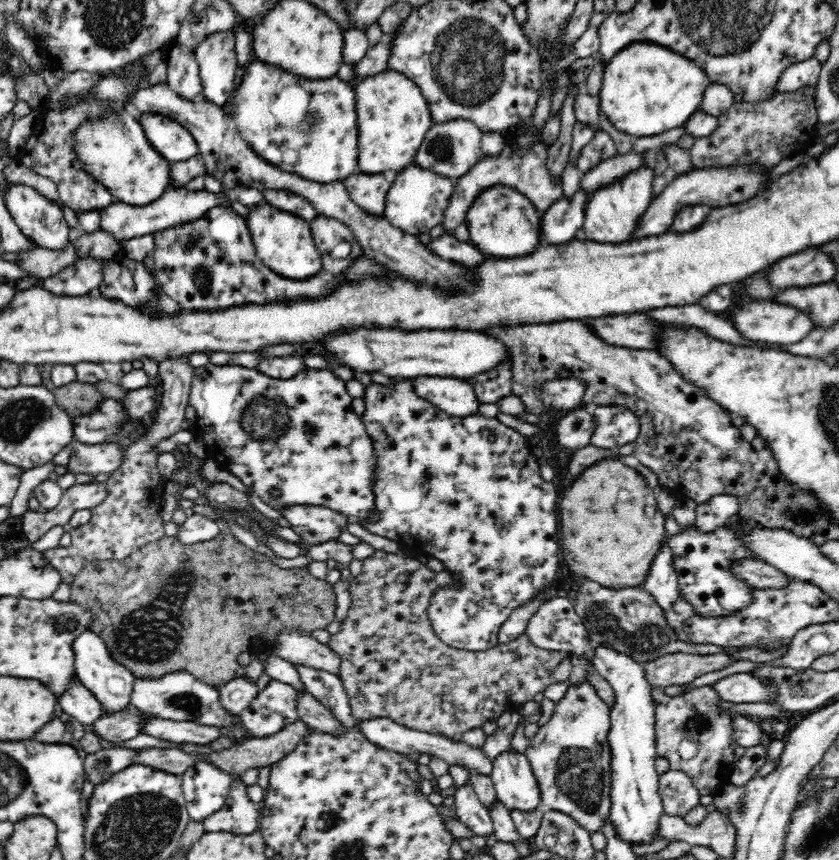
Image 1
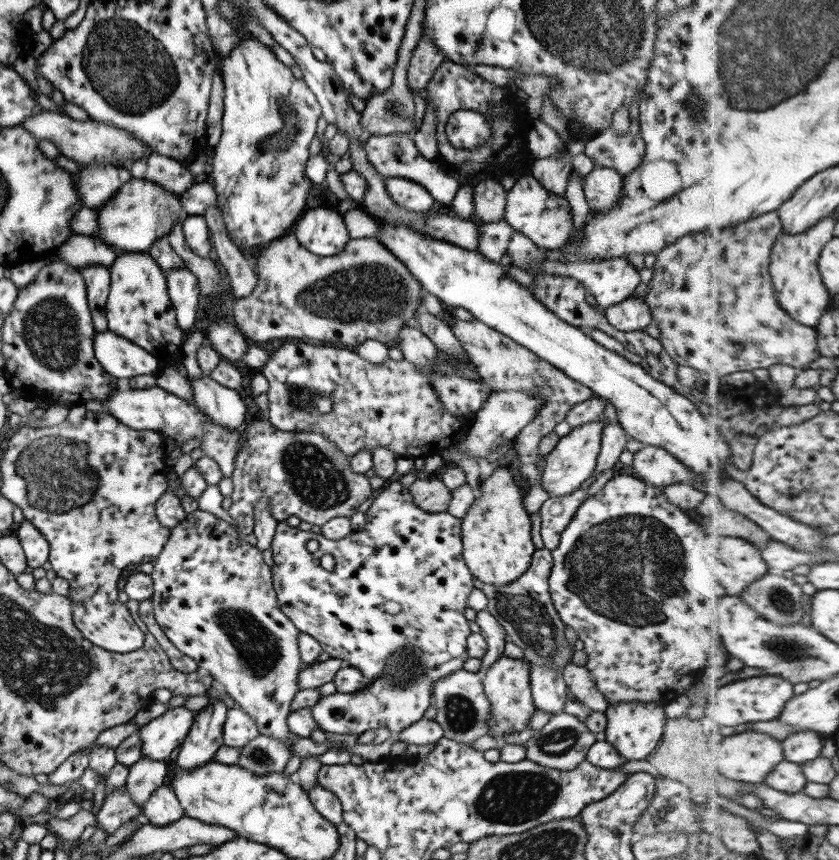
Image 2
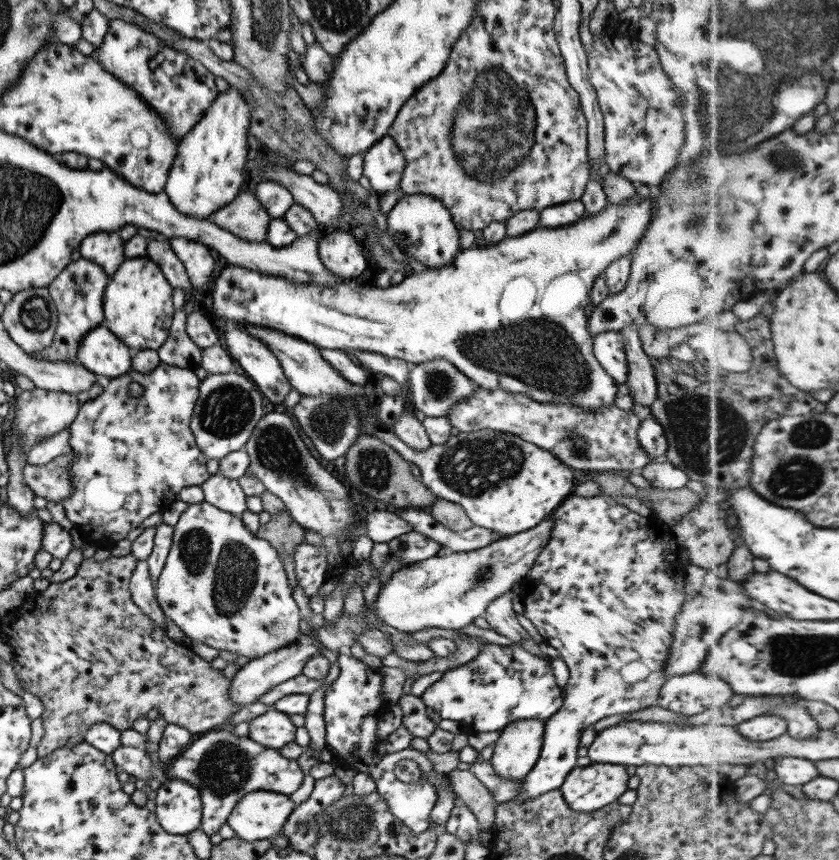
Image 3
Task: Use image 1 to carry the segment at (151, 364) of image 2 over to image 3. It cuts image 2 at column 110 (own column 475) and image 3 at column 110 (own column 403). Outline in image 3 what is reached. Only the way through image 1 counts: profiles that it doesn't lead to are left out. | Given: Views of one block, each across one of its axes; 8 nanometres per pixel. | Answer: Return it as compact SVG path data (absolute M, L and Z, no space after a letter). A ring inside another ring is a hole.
M103 324L87 331L75 351L75 363L103 380L125 374L131 358L132 350Z

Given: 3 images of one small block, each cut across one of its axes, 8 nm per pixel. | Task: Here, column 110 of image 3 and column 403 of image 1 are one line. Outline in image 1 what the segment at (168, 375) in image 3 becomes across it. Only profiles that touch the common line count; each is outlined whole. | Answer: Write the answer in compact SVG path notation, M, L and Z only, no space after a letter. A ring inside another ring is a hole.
M392 377L392 383L383 385L374 383L364 386L364 412L360 414L360 419L364 423L364 428L368 436L372 438L374 456L376 457L376 468L374 468L374 480L372 480L372 493L374 493L375 510L380 513L380 520L375 524L368 523L366 519L360 519L360 526L369 533L378 534L384 538L396 541L403 549L412 551L414 555L430 556L439 559L444 563L446 570L452 573L460 573L462 577L462 588L457 584L452 584L450 588L442 588L434 594L429 602L427 615L431 620L436 636L445 642L447 646L457 650L468 652L484 652L496 648L499 644L498 633L508 615L514 608L526 604L526 600L535 598L541 591L549 589L554 578L556 578L557 568L560 566L560 538L558 538L558 492L553 481L546 481L540 475L540 465L536 461L536 456L530 449L529 441L522 437L512 428L504 426L497 417L486 418L481 414L469 416L468 420L457 416L450 416L441 408L432 404L422 396L416 394L413 379Z

